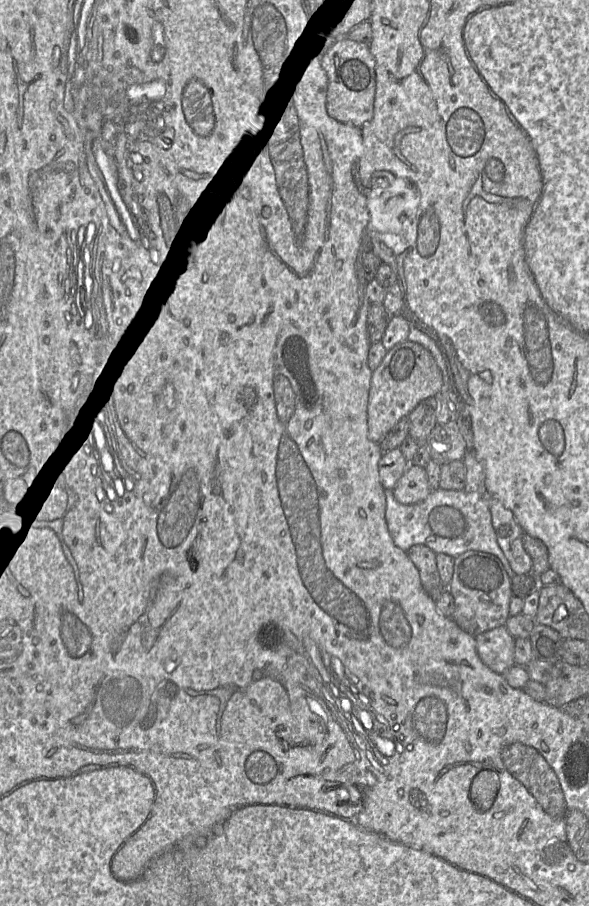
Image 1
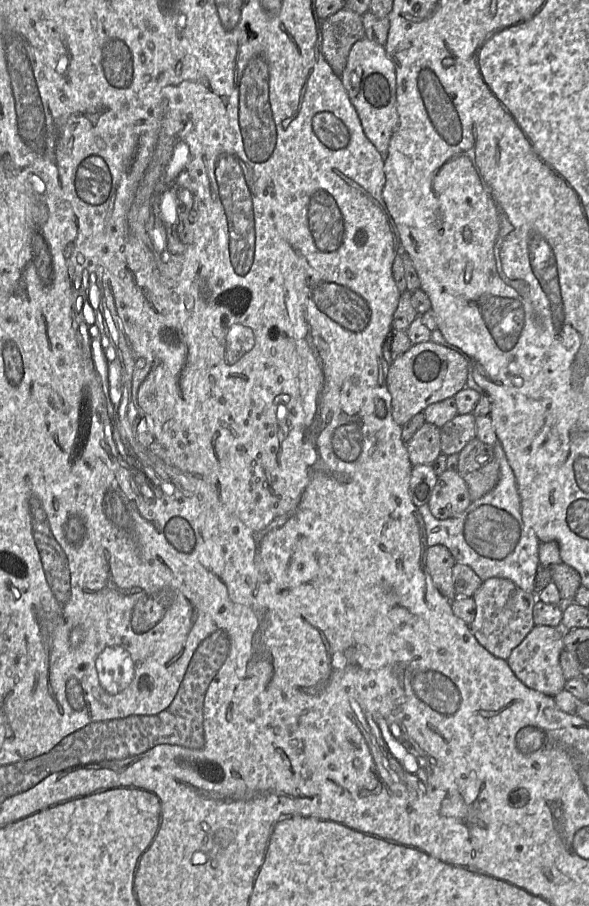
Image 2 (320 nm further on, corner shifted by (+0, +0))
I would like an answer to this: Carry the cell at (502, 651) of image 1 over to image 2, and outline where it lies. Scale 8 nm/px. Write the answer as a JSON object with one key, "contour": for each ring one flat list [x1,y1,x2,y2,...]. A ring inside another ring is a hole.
{"contour":[[535,625,524,640,512,650,507,663,524,685,551,697,564,690,566,678,560,666,560,655,565,647,564,633,565,630,561,627]]}

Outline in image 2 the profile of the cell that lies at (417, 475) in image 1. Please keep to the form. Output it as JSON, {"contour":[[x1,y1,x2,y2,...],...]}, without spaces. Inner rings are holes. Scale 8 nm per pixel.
{"contour":[[444,471,438,476,428,506,440,520,461,515,472,503,467,484,457,471]]}

